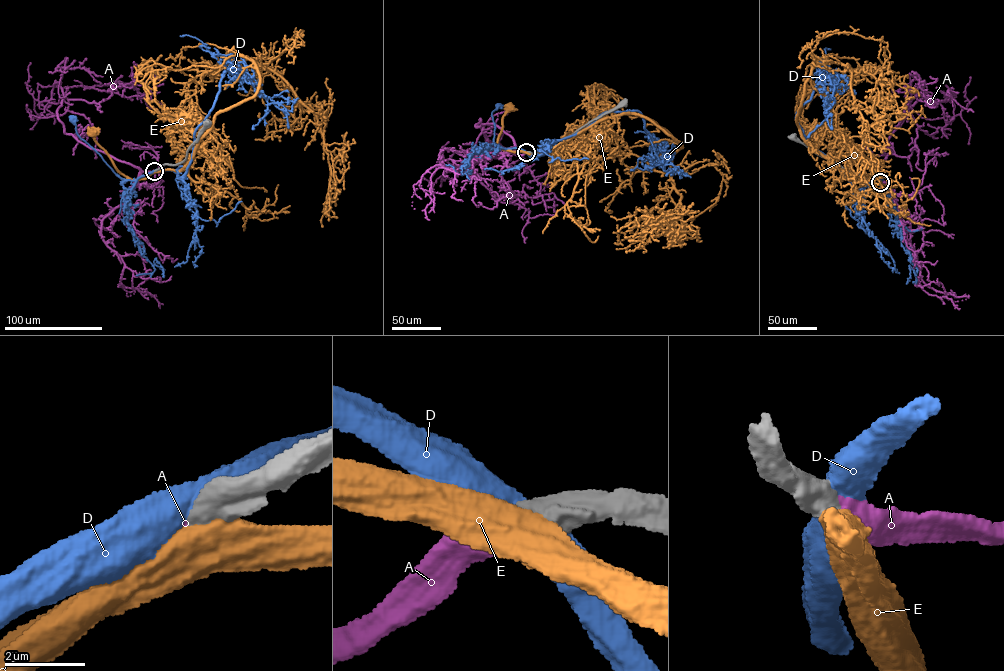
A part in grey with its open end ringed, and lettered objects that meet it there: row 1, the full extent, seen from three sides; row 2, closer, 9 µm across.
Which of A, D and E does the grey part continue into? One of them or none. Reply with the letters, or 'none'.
A

